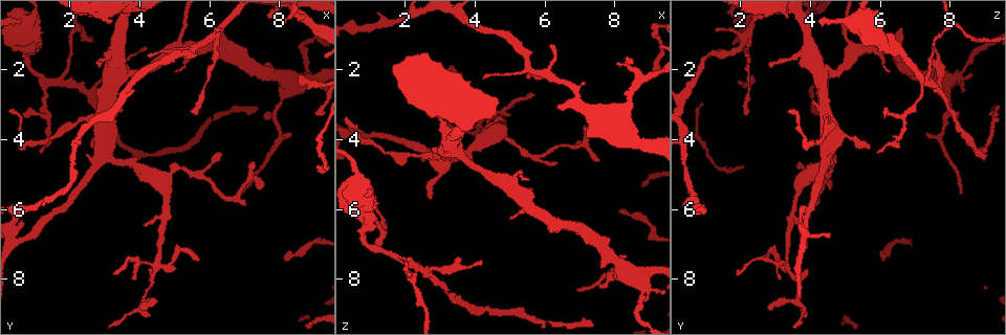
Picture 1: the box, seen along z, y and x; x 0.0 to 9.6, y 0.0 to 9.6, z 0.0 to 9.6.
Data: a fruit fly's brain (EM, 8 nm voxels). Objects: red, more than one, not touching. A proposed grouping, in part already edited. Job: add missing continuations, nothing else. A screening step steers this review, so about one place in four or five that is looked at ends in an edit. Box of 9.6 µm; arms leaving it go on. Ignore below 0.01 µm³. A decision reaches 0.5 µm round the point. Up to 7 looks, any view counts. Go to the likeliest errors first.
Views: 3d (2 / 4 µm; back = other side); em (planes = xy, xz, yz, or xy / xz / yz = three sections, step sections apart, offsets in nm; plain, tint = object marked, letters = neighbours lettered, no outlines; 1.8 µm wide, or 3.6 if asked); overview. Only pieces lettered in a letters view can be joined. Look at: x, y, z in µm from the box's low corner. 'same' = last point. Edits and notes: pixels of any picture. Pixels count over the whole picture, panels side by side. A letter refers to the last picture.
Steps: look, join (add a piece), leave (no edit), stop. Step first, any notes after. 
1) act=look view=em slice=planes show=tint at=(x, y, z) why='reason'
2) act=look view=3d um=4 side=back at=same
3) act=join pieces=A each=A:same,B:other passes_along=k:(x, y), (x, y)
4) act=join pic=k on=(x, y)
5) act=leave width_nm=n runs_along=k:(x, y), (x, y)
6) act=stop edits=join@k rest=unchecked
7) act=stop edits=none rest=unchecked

act=look view=em slice=xy step=4 show=tint at=(8.20, 7.40, 6.10) why='free end'

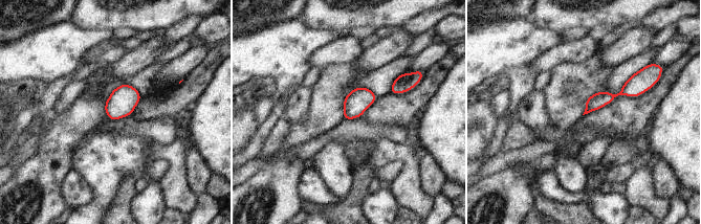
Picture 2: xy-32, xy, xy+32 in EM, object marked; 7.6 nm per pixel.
act=look view=em slice=planes show=letters at=same

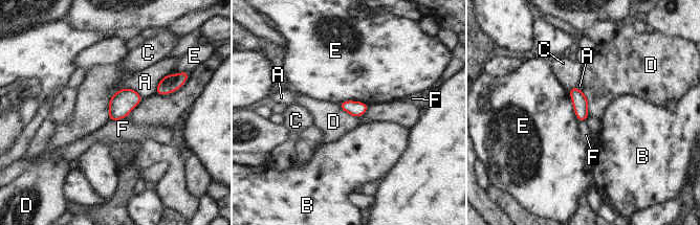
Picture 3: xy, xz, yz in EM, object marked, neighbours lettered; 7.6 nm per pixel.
act=leave each=A:other,B:other,C:other,D:other,E:other,F:other border=3:(119, 89), (110, 98), (108, 118) found='none of them fits'

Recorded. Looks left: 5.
act=look view=em slice=planes show=tint at=(2.65, 4.20, 5.65) why='branch stops here'

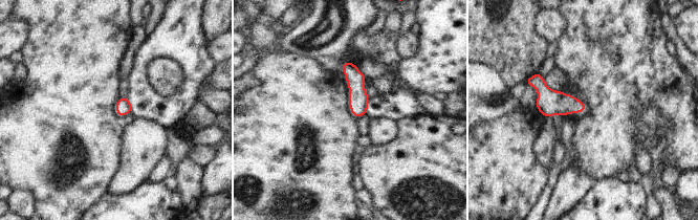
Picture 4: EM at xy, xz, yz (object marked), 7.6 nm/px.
act=look view=em slice=planes show=letters at=same why='see the neighbours'

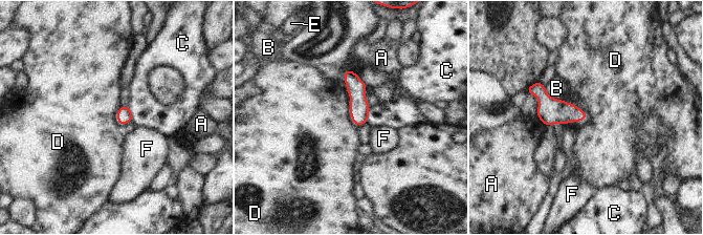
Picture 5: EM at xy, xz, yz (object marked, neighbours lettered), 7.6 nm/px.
act=leave longest_contact=D:240nm each=A:other,B:other,C:other,D:other,E:other,F:other border=5:(562, 100), (575, 104), (587, 118) found='no lettered piece goes on from it'

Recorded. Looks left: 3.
act=look view=3d um=4 at=(6.30, 4.35, 4.70) why='tapers out'

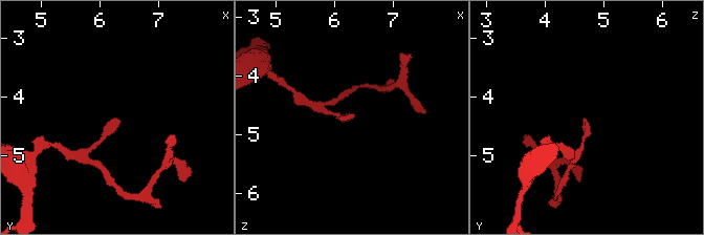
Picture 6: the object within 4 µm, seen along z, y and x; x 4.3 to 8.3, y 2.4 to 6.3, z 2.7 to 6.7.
act=look view=em slice=yz step=8 show=letters at=(6.25, 4.35, 4.70)

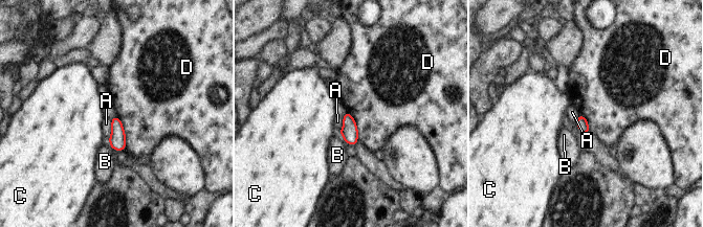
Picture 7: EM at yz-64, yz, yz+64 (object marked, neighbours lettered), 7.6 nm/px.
act=leave width_nm=90 each=A:other,B:other,C:other,D:other border=7:(117, 115), (125, 133), (126, 148) found='no lettered piece goes on from it'

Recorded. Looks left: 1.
act=stop edits=none rest=unchecked

